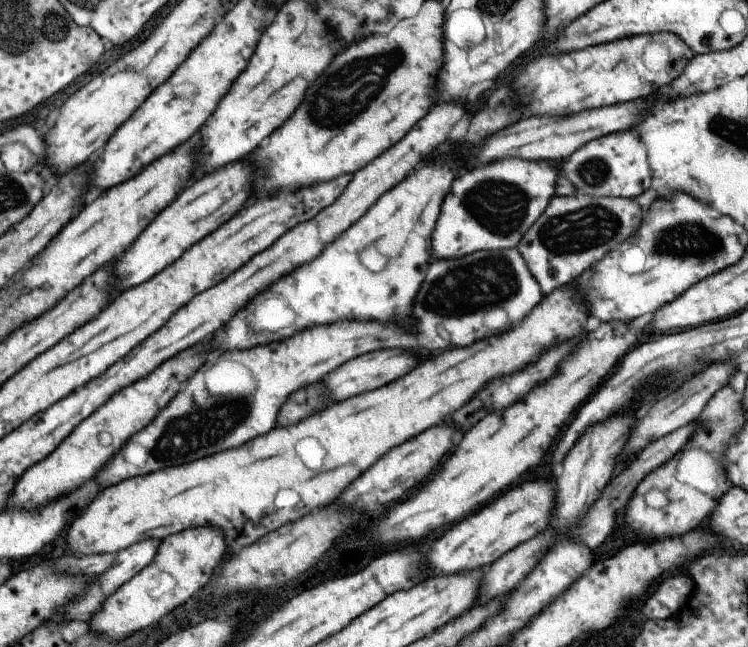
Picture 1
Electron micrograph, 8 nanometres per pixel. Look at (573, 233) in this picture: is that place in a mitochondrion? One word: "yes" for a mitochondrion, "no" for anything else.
yes

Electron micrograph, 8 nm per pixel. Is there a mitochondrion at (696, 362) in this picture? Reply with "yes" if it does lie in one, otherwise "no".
yes

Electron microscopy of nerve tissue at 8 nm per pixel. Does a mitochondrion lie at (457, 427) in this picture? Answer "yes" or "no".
no

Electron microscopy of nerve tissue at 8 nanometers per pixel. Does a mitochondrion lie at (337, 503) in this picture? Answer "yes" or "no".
no

